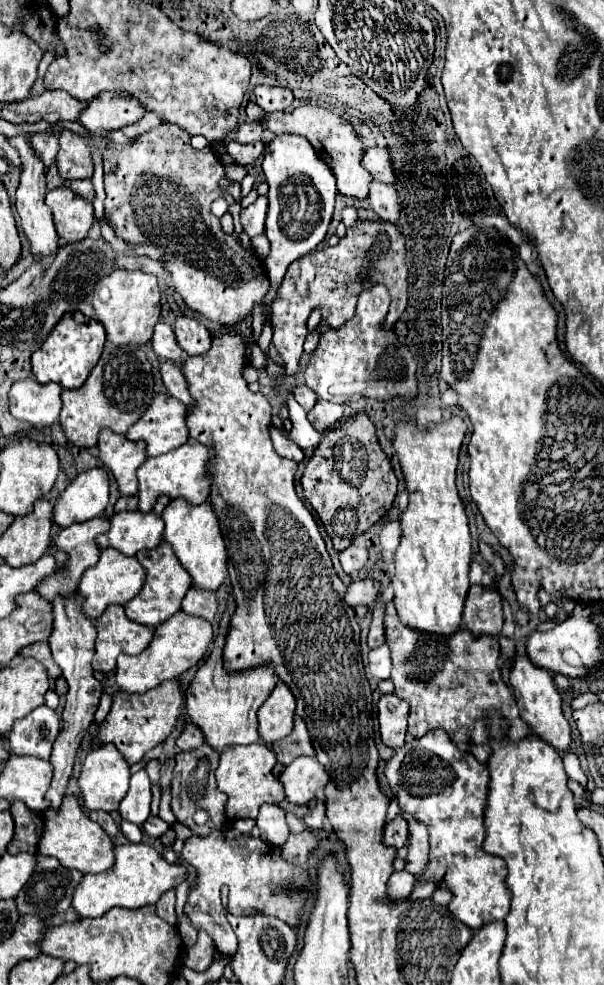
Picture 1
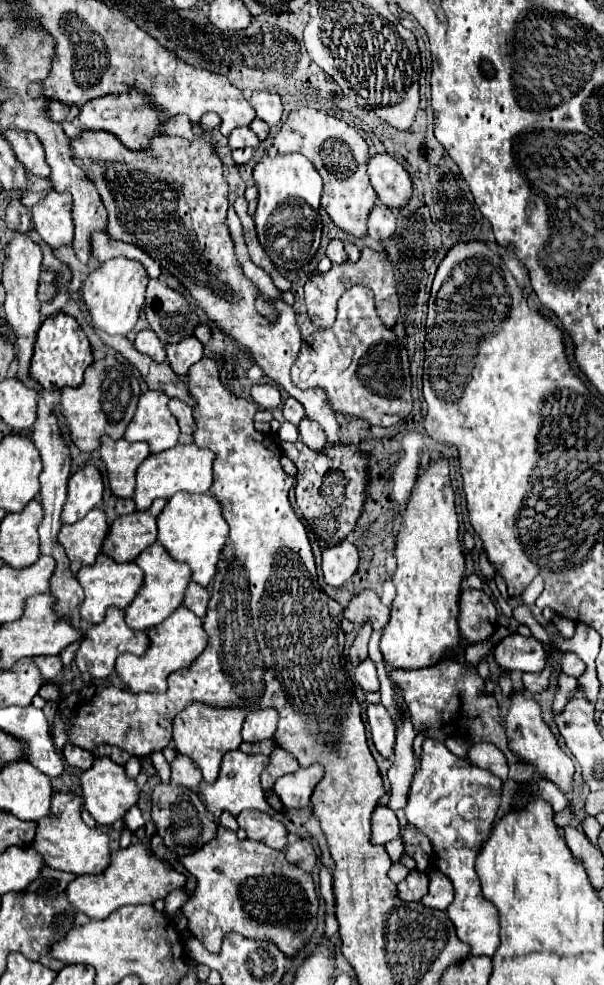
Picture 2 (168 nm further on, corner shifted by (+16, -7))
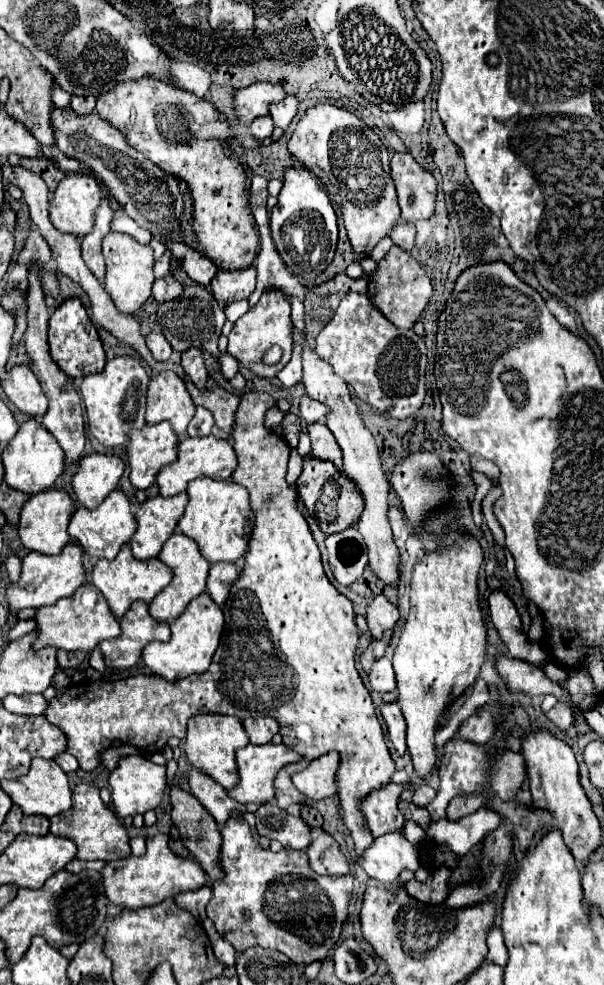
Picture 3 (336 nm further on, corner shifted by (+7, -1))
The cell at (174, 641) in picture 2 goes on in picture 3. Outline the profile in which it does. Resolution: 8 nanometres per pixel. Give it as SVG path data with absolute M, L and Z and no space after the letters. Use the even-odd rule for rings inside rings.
M201 594L197 596L189 608L171 624L171 640L169 642L151 642L145 646L143 662L151 668L151 672L167 678L167 680L179 680L189 674L201 674L209 668L211 658L219 646L221 632L223 632L225 620L223 610L213 602L211 596Z

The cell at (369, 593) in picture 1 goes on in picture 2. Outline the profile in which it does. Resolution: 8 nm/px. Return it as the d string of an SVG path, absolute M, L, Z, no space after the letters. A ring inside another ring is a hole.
M364 590L360 594L356 594L350 604L344 608L344 618L348 618L350 622L362 626L364 622L376 622L382 616L382 622L388 620L390 608L384 606L378 598L376 592L372 590Z

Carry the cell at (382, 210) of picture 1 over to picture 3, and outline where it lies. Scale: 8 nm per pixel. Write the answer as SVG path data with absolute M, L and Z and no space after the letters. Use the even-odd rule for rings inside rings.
M399 220L397 228L393 228L393 232L391 232L391 240L399 248L403 248L407 252L413 252L413 248L415 248L415 226L413 224L405 224L403 220Z

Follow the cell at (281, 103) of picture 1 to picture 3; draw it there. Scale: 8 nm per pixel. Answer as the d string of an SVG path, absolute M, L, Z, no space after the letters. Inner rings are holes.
M287 96L283 102L273 104L273 108L271 108L269 114L271 114L275 126L281 128L281 130L287 130L287 126L291 124L291 120L297 114L297 106L299 106L299 100L295 96Z

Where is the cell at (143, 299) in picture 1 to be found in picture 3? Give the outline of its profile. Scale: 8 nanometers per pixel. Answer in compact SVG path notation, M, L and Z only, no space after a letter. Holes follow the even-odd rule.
M109 232L103 240L103 256L105 256L105 262L107 262L107 276L105 276L103 288L111 294L115 306L121 312L125 312L125 314L137 312L151 298L151 286L155 282L153 248L139 244L129 234Z

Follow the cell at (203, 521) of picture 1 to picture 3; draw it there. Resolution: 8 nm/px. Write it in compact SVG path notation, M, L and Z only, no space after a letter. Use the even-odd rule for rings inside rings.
M201 476L201 480L193 480L187 488L189 504L179 520L179 530L185 536L191 536L199 548L201 554L211 562L237 562L245 552L251 536L251 504L249 504L249 492L233 482L233 480L213 480L207 476Z

